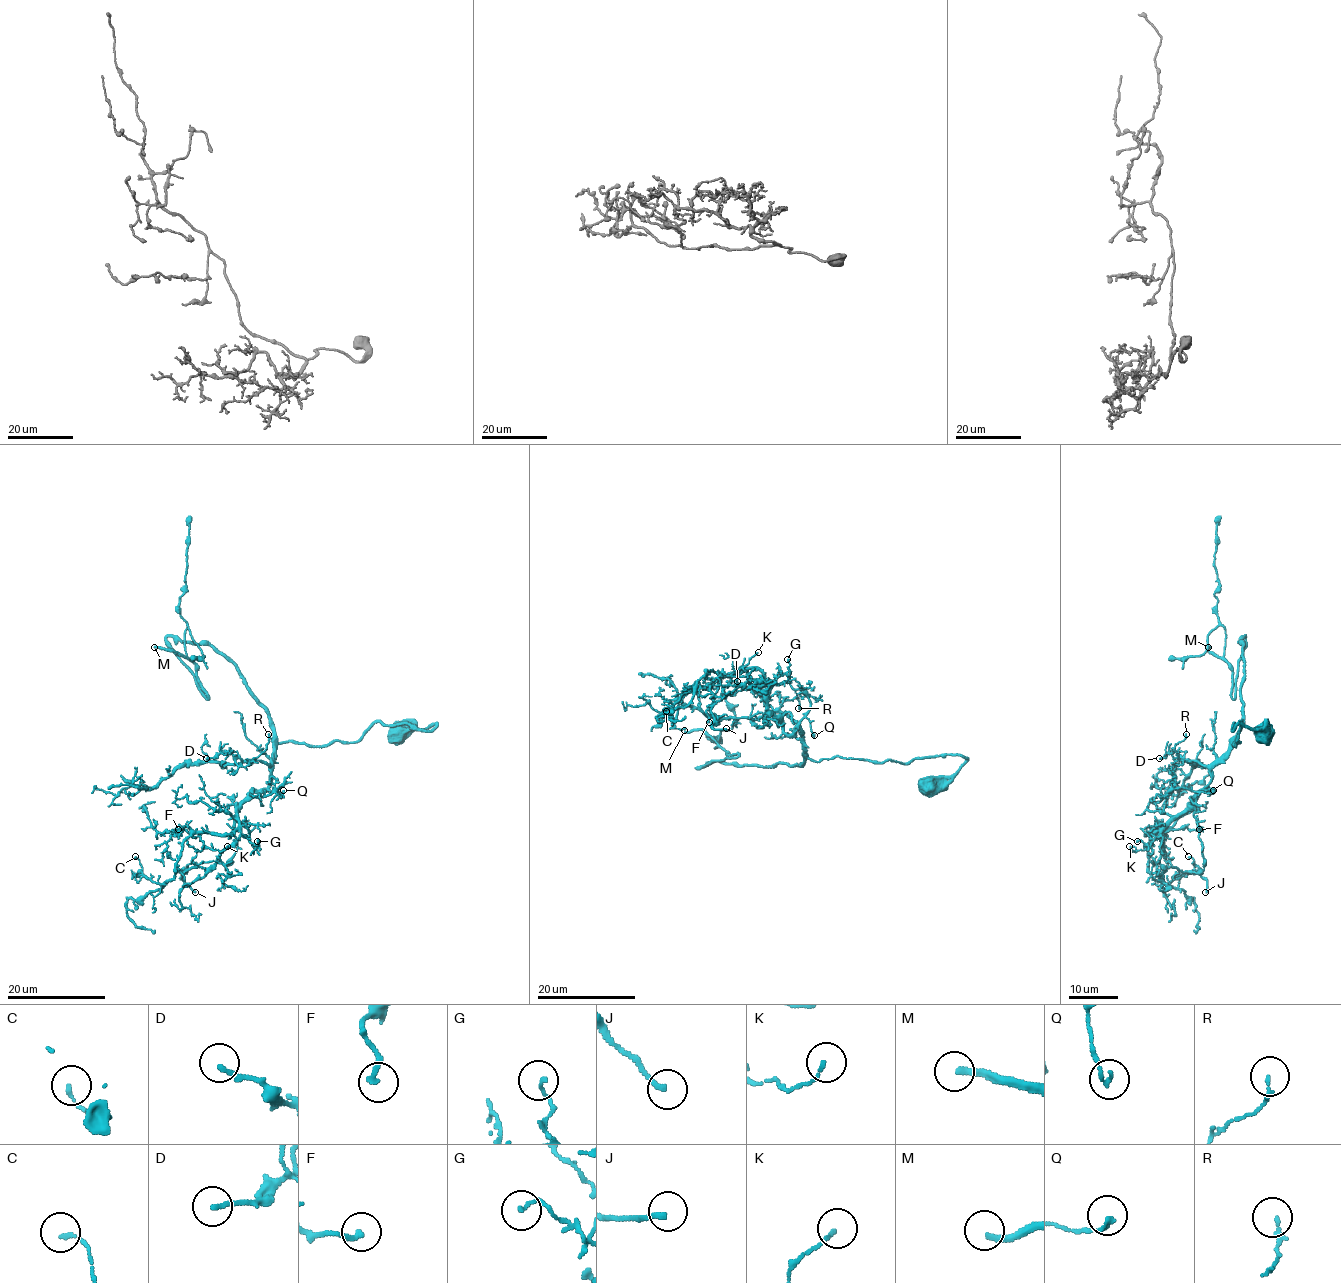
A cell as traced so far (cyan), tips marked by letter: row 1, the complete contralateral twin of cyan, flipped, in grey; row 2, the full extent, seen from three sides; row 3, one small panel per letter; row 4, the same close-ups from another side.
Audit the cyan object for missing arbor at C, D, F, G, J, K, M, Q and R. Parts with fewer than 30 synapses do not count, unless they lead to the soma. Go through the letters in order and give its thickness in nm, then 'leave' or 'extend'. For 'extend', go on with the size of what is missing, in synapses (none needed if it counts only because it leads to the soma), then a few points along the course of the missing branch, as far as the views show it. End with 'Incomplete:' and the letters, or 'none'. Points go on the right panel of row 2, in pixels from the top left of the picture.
C: calibre 140 nm; leave
D: calibre 180 nm; leave
F: calibre 200 nm; leave
G: calibre 120 nm; leave
J: calibre 190 nm; leave
K: calibre 120 nm; leave
M: calibre 240 nm; extend; 300 synapses
Q: calibre 160 nm; leave
R: calibre 160 nm; leave
Incomplete: M

